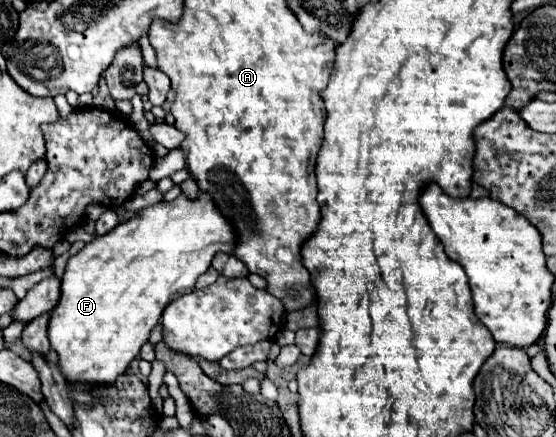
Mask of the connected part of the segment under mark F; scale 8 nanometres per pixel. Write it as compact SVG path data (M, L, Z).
M209 194L199 196L201 198L197 200L179 196L173 202L147 206L131 220L115 226L105 236L97 236L93 242L85 244L81 252L69 258L61 280L61 298L49 312L47 336L51 350L59 356L57 366L65 376L69 394L75 402L95 406L101 396L93 392L103 386L113 386L113 382L127 372L129 364L139 356L141 346L149 340L153 326L159 324L163 308L171 298L183 290L193 290L197 278L211 266L215 252L233 252L233 226L221 216Z

